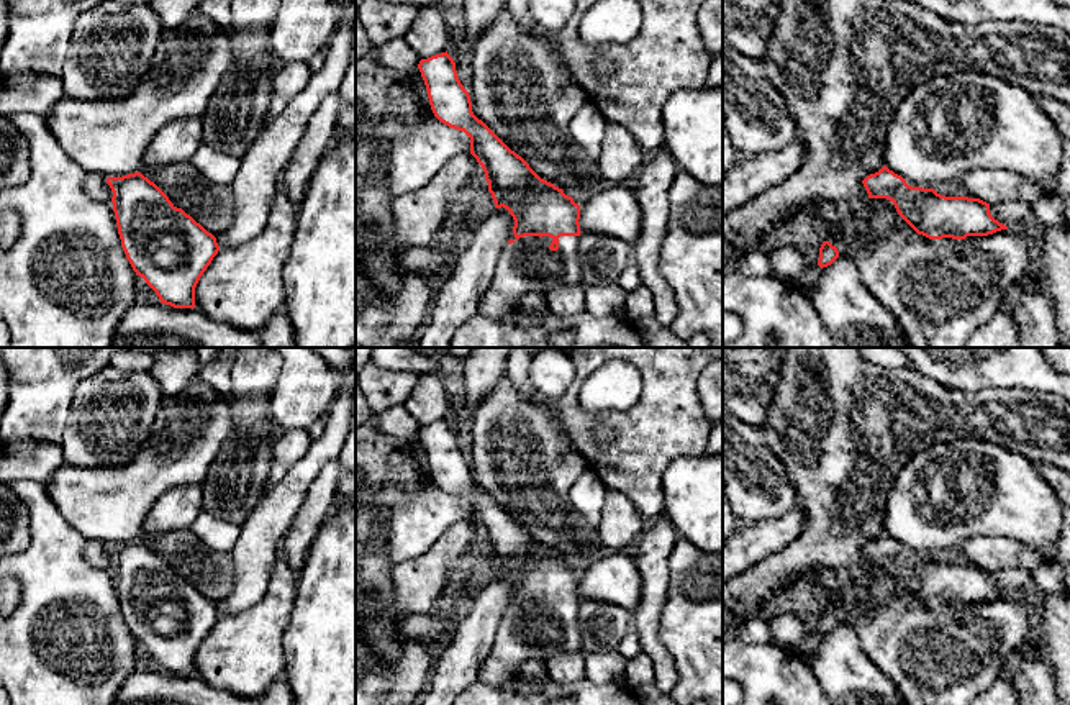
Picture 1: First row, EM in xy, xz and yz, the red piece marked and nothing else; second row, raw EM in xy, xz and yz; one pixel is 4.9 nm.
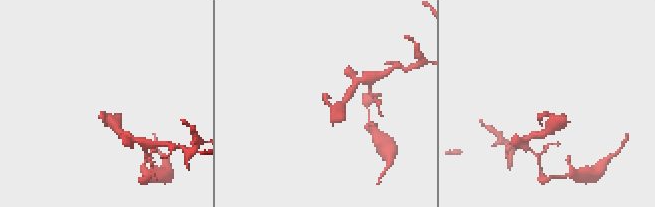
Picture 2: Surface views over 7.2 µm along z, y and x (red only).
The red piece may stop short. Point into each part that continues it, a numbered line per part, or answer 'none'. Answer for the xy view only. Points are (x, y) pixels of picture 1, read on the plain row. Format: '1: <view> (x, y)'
none

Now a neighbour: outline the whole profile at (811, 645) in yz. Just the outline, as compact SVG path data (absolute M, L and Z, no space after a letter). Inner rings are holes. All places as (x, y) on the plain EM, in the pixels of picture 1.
M811 633L800 651L800 656L808 662L813 659L813 656L819 651L821 646L821 634L819 633Z

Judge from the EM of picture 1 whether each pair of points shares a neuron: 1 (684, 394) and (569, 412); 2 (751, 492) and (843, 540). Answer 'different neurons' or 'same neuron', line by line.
1: same neuron
2: different neurons

